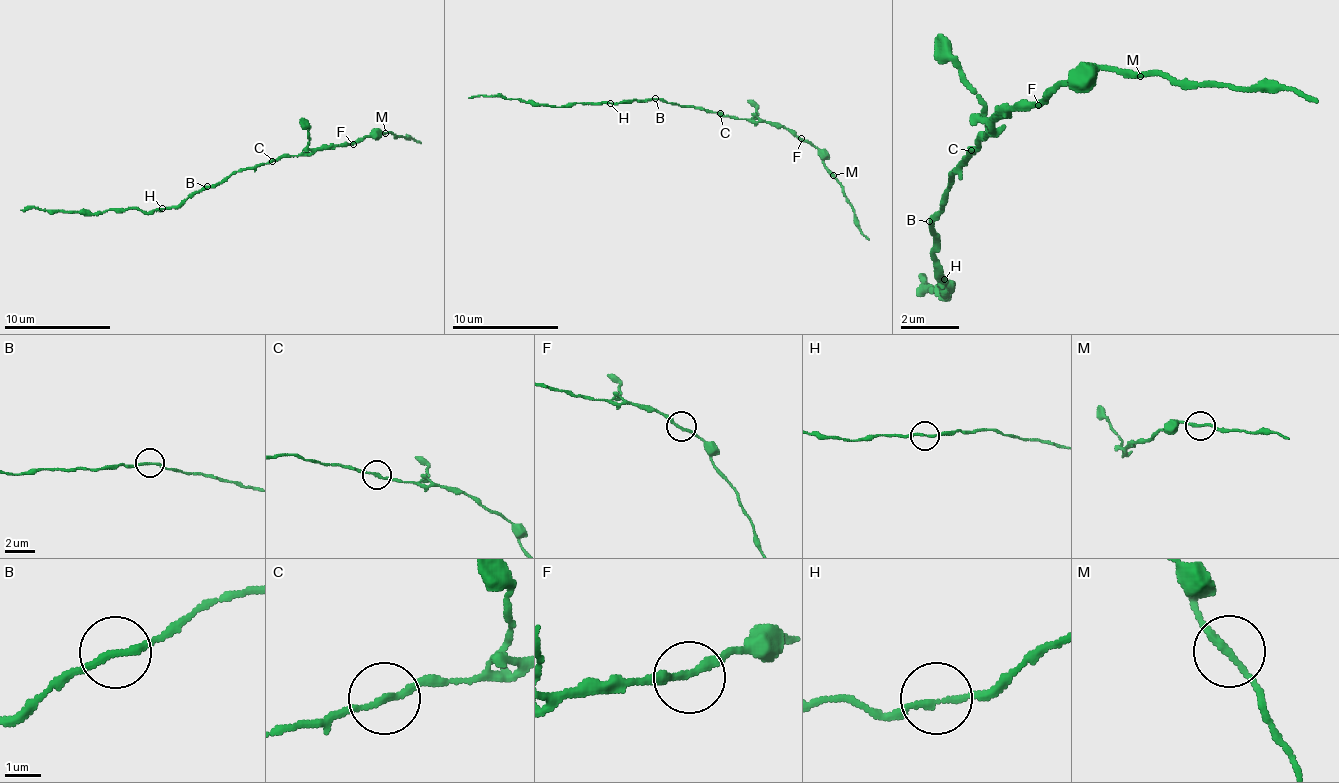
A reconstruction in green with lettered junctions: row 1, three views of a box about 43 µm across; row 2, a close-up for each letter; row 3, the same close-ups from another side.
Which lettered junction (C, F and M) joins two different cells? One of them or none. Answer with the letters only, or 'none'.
none

